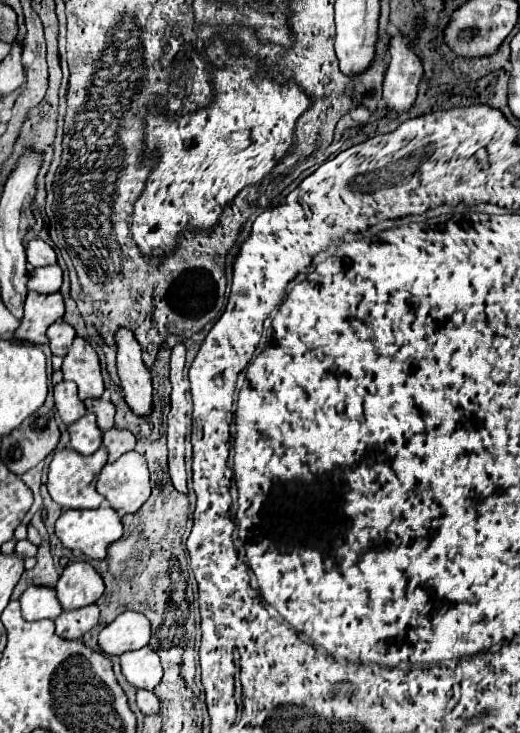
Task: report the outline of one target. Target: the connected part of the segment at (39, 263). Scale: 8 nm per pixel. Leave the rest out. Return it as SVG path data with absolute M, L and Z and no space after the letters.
M37 237L31 243L27 243L27 261L33 267L43 267L43 265L57 263L57 255L49 243L45 243L43 239Z

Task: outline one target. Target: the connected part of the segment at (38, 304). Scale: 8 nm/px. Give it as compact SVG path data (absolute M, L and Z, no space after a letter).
M35 291L27 293L25 299L25 315L15 329L13 337L23 343L33 343L33 345L45 345L47 337L45 331L51 323L61 319L65 313L63 297L61 293L51 293L51 295L41 295Z

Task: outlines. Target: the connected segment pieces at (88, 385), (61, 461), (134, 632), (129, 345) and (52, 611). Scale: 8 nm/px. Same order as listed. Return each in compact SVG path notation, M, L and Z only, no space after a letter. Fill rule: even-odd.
M75 337L73 347L63 357L63 379L73 381L79 387L79 399L85 401L89 397L101 397L103 393L103 379L99 357L95 349L81 337Z
M99 447L89 457L73 451L73 449L57 451L53 455L53 461L49 463L49 479L47 479L49 495L63 509L95 509L95 507L101 507L105 499L95 491L95 483L97 483L97 475L101 473L105 463L107 463L107 449L105 447Z
M135 611L121 613L115 621L105 625L99 633L99 647L107 655L121 655L145 647L151 637L149 619Z
M119 327L115 333L117 343L117 373L125 401L137 415L149 415L151 409L151 375L141 359L141 347L133 333Z
M33 585L23 591L23 595L19 597L19 603L21 603L23 619L27 619L27 621L55 619L63 613L63 609L55 597L55 589L51 589L51 587Z

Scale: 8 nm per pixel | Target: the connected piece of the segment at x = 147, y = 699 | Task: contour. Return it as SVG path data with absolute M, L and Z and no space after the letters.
M139 689L137 691L137 707L141 709L143 715L153 715L153 713L159 711L159 699L155 697L153 691Z

